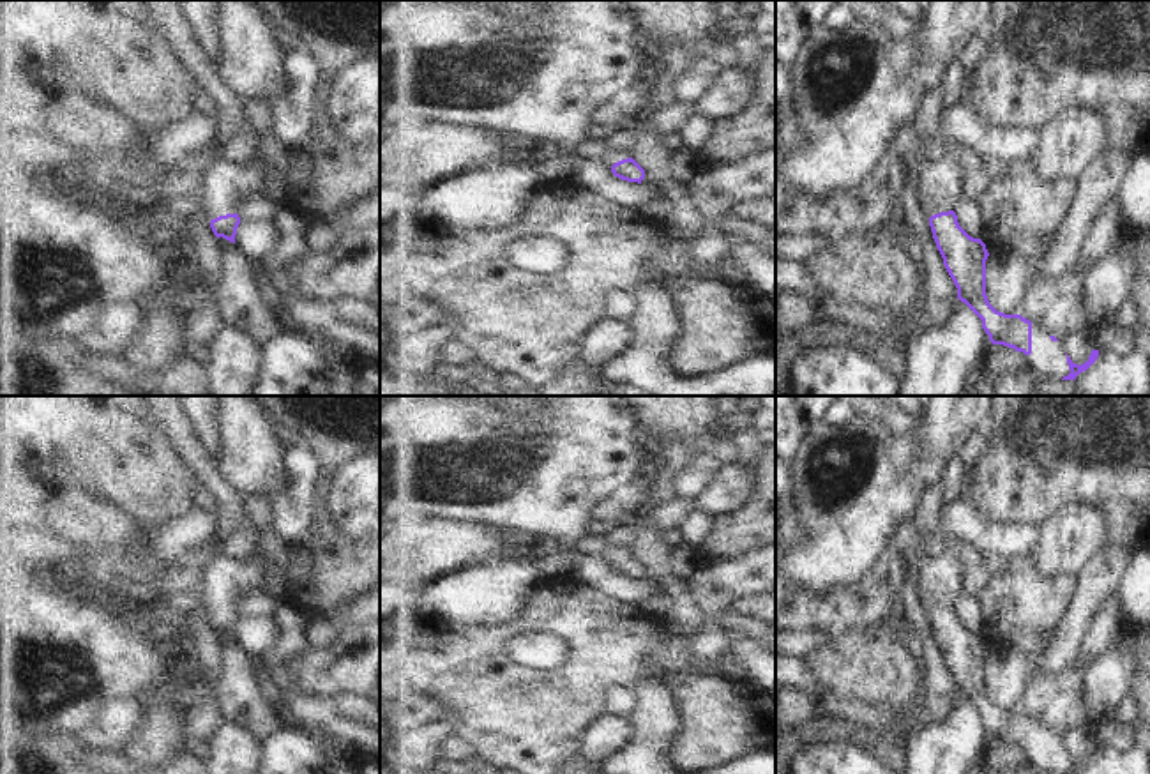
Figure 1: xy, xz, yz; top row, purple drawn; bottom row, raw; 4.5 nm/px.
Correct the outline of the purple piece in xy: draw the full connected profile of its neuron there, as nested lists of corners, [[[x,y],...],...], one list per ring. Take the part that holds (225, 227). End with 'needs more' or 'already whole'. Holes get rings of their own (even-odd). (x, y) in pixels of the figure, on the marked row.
[[[219,157],[210,166],[203,186],[210,228],[219,239],[235,244],[240,224],[238,210],[249,198],[261,196],[265,187],[265,163],[258,157],[253,164],[242,166]]]; needs more

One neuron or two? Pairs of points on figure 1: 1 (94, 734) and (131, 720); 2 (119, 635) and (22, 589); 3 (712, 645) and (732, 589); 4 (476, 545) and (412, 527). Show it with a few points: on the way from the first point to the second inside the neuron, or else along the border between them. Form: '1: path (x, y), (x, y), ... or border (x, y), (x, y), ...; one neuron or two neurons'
1: path (103, 734), (122, 720); one neuron
2: path (94, 635), (68, 635), (46, 614); one neuron
3: path (712, 631), (712, 608), (718, 603); one neuron
4: path (460, 545), (428, 543); one neuron

